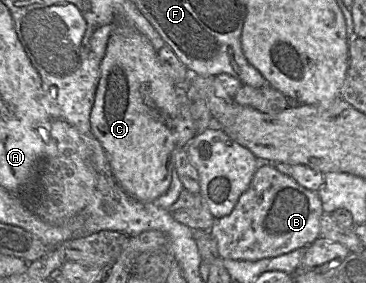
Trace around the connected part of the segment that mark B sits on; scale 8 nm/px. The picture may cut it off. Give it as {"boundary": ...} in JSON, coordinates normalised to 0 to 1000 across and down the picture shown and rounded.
{"boundary":[[[746,580],[702,594],[678,668],[656,693],[637,746],[590,774],[571,809],[607,912],[697,922],[754,908],[852,862],[874,830],[883,728],[866,675],[831,664],[801,629],[765,608]]]}

